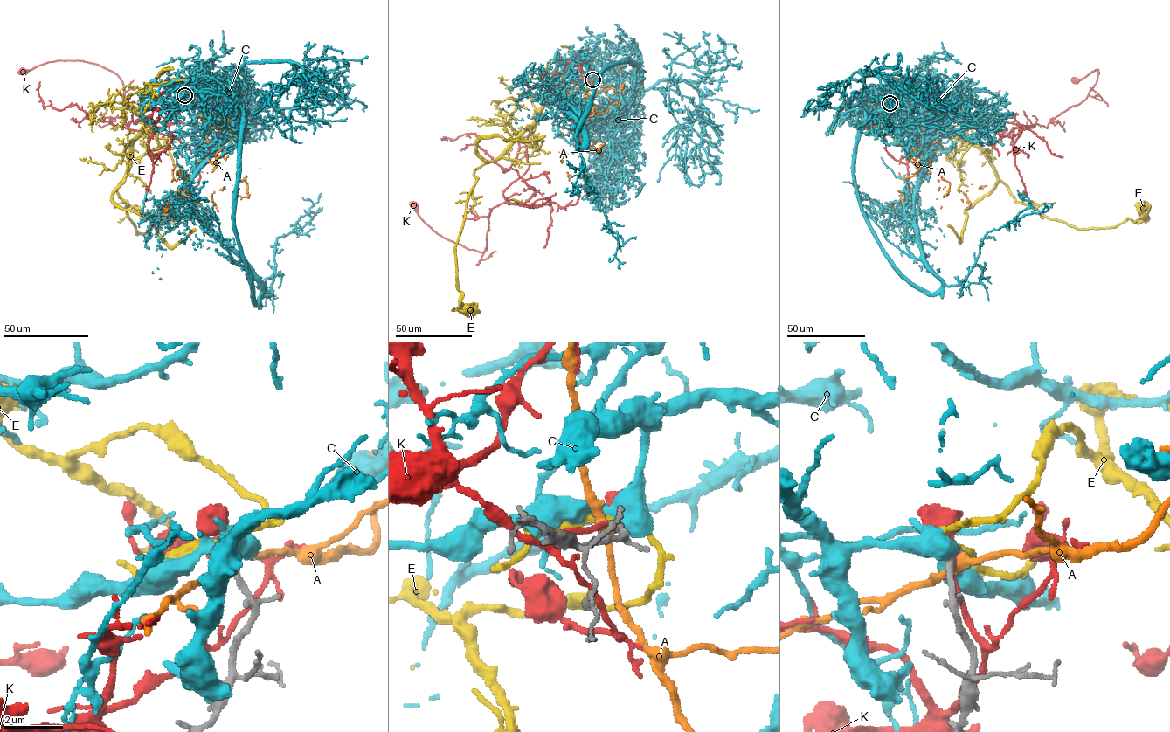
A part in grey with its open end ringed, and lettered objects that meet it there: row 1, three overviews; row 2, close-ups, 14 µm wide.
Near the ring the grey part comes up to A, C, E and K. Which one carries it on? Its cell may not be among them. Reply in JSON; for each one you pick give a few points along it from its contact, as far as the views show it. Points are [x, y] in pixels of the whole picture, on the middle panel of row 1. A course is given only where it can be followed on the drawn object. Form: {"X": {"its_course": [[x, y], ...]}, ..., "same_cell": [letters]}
{"same_cell": []}

